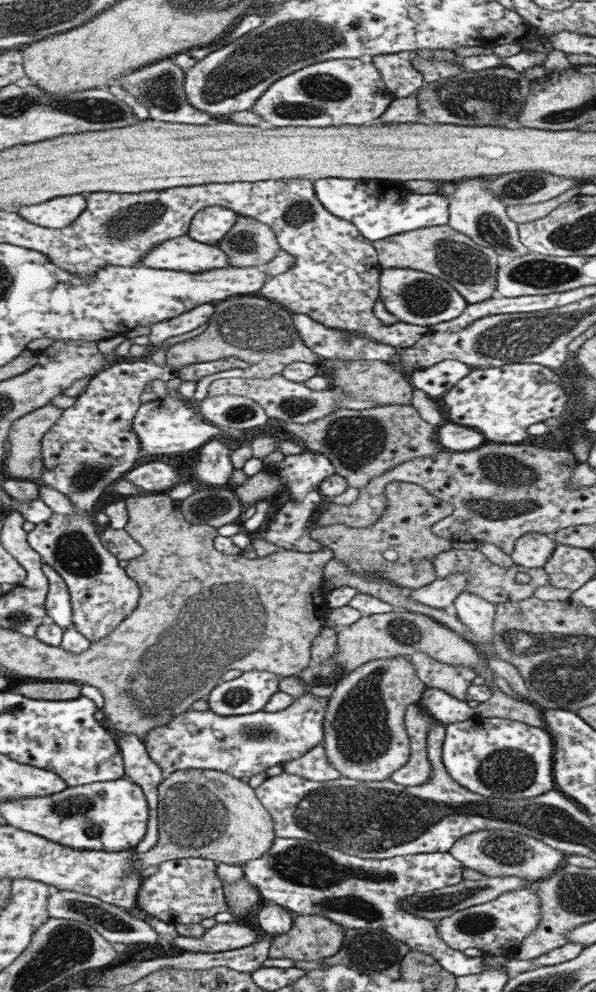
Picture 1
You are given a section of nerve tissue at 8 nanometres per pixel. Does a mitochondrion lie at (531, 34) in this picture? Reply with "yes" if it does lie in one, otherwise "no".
no

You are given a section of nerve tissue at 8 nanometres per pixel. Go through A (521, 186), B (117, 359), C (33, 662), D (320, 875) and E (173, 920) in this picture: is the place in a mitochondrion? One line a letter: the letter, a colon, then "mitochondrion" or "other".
A: mitochondrion
B: other
C: other
D: mitochondrion
E: other

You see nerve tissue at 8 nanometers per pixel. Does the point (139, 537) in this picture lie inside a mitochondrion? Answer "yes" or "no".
no

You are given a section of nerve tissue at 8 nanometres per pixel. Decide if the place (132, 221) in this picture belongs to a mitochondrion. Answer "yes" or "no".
yes

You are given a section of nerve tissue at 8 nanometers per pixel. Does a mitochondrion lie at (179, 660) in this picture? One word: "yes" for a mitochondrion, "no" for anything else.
yes

